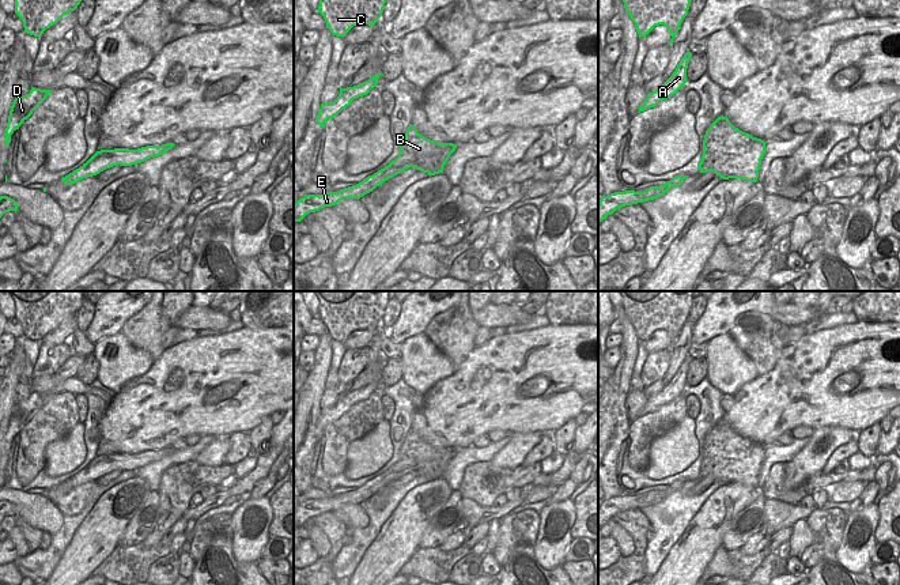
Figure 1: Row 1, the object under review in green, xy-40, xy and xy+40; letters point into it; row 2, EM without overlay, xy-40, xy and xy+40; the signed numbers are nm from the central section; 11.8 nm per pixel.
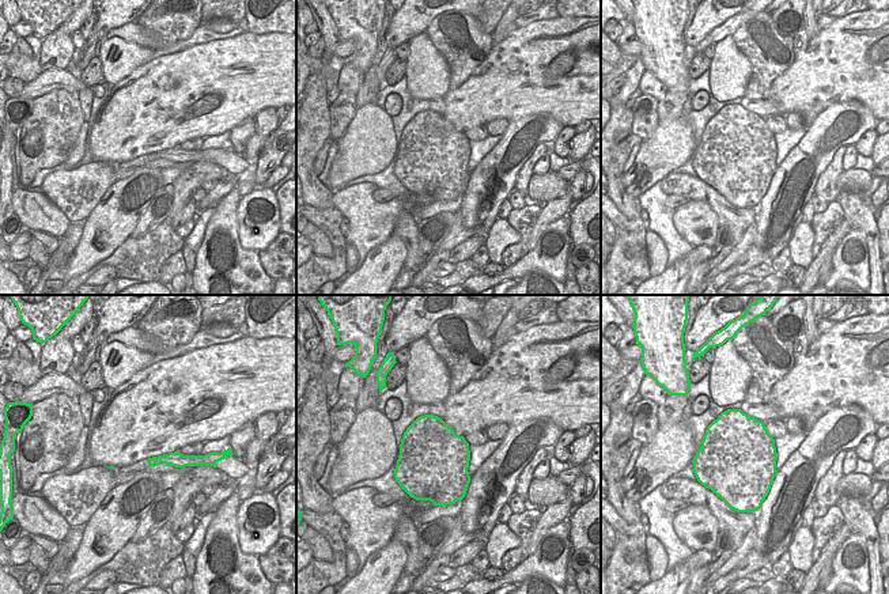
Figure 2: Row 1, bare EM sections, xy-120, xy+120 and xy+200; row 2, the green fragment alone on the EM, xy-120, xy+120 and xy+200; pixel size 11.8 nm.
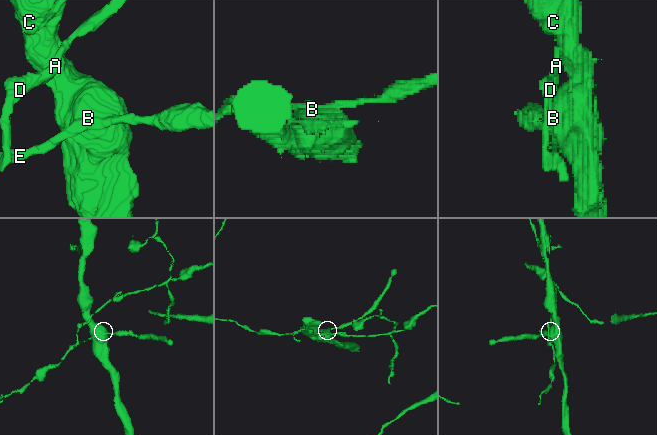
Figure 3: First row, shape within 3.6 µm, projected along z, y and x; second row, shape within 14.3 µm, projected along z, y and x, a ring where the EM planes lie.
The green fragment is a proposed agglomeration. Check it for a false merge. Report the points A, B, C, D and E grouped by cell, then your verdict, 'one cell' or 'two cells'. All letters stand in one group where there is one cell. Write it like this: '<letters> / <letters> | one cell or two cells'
A D E / B C | two cells

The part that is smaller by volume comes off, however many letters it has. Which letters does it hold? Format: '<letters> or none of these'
A, D, E

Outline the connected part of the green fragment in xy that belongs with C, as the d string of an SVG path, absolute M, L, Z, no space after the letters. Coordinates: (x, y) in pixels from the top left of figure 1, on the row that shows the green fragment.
M319 0L318 12L333 35L345 37L359 24L374 26L382 16L386 0Z

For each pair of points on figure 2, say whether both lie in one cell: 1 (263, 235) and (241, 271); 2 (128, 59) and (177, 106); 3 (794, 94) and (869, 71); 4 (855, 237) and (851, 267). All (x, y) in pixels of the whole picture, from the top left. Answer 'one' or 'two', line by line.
1: two
2: two
3: one
4: one

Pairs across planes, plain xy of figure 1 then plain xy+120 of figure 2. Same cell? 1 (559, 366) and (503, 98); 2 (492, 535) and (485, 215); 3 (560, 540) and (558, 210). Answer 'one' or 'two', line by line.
1: one
2: two
3: two

